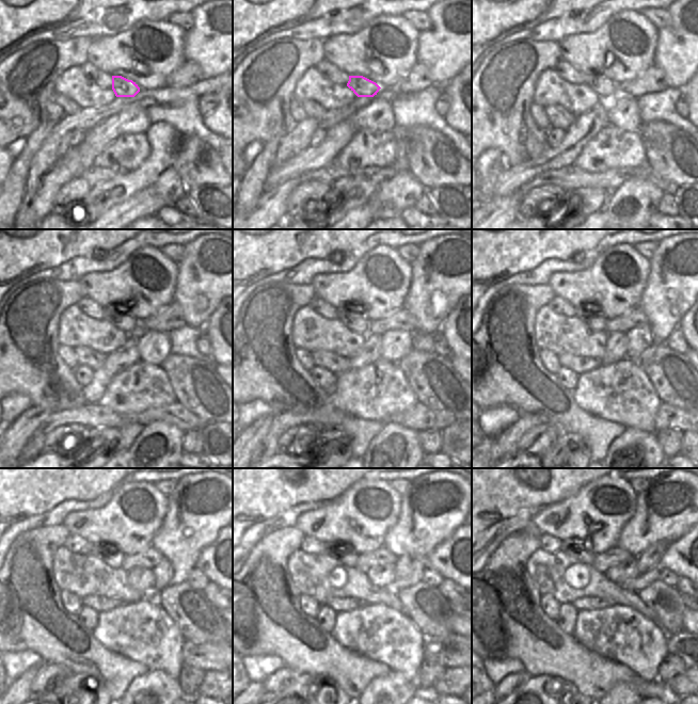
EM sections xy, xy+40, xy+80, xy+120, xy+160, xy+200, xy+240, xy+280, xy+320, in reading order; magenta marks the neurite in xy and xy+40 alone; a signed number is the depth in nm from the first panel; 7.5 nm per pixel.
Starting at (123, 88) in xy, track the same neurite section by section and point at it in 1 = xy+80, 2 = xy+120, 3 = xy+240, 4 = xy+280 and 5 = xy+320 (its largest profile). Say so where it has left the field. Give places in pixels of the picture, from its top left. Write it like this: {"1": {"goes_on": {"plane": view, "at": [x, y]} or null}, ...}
{"1": {"goes_on": {"plane": "xy+80", "at": [605, 89]}}, "2": {"goes_on": {"plane": "xy+120", "at": [125, 323]}}, "3": {"goes_on": {"plane": "xy+240", "at": [108, 553]}}, "4": {"goes_on": {"plane": "xy+280", "at": [343, 552]}}, "5": {"goes_on": {"plane": "xy+320", "at": [573, 547]}}}

